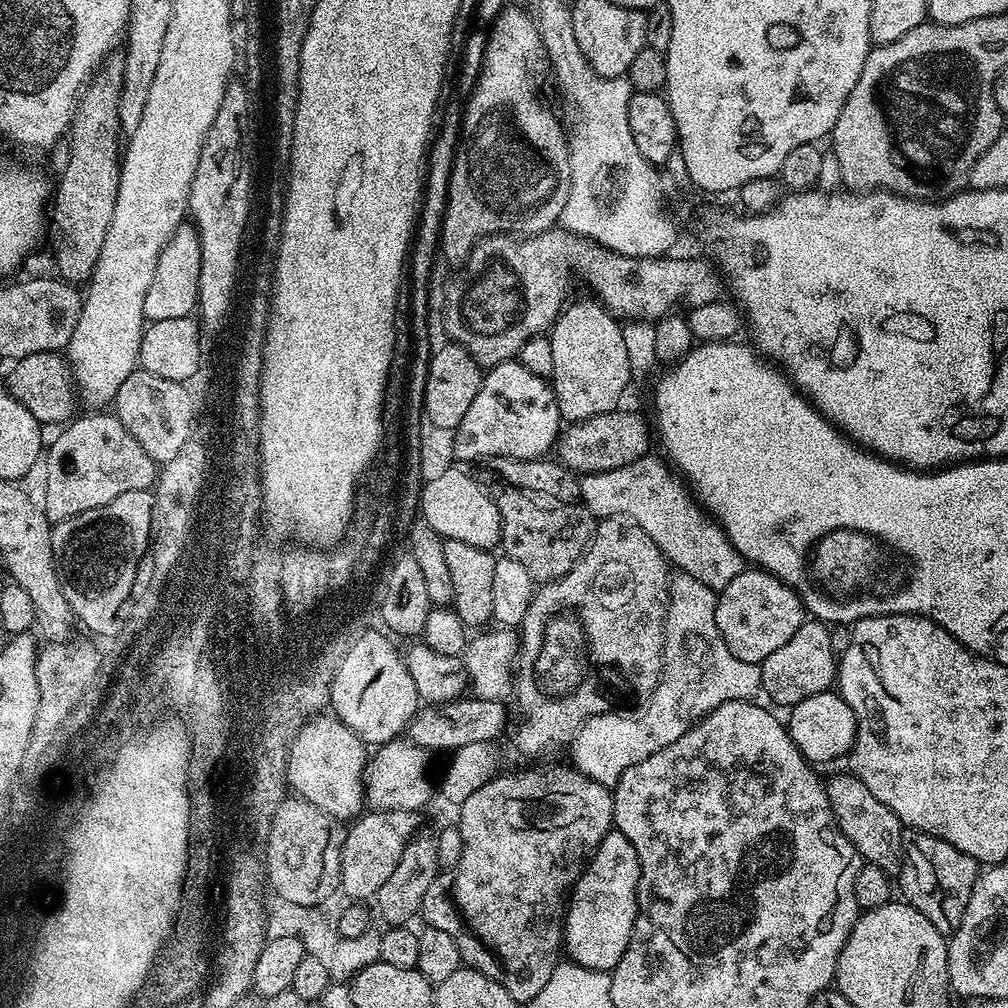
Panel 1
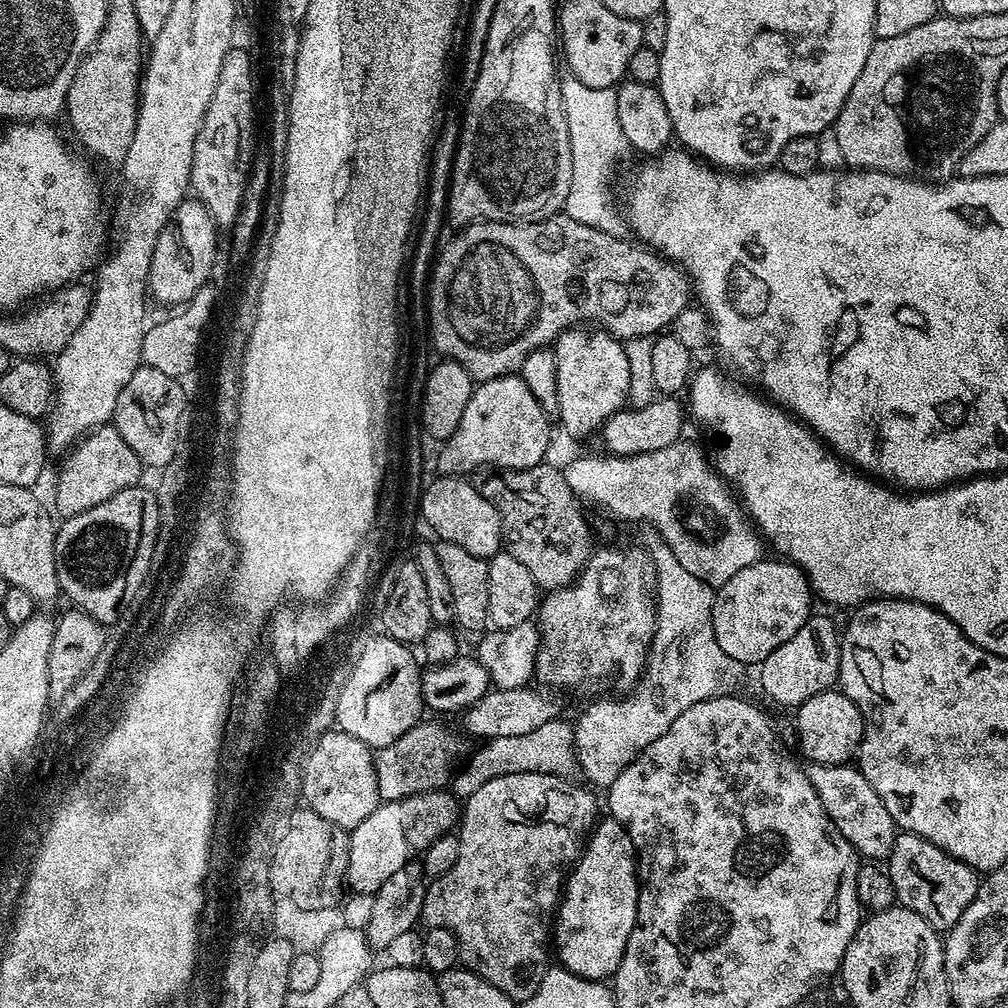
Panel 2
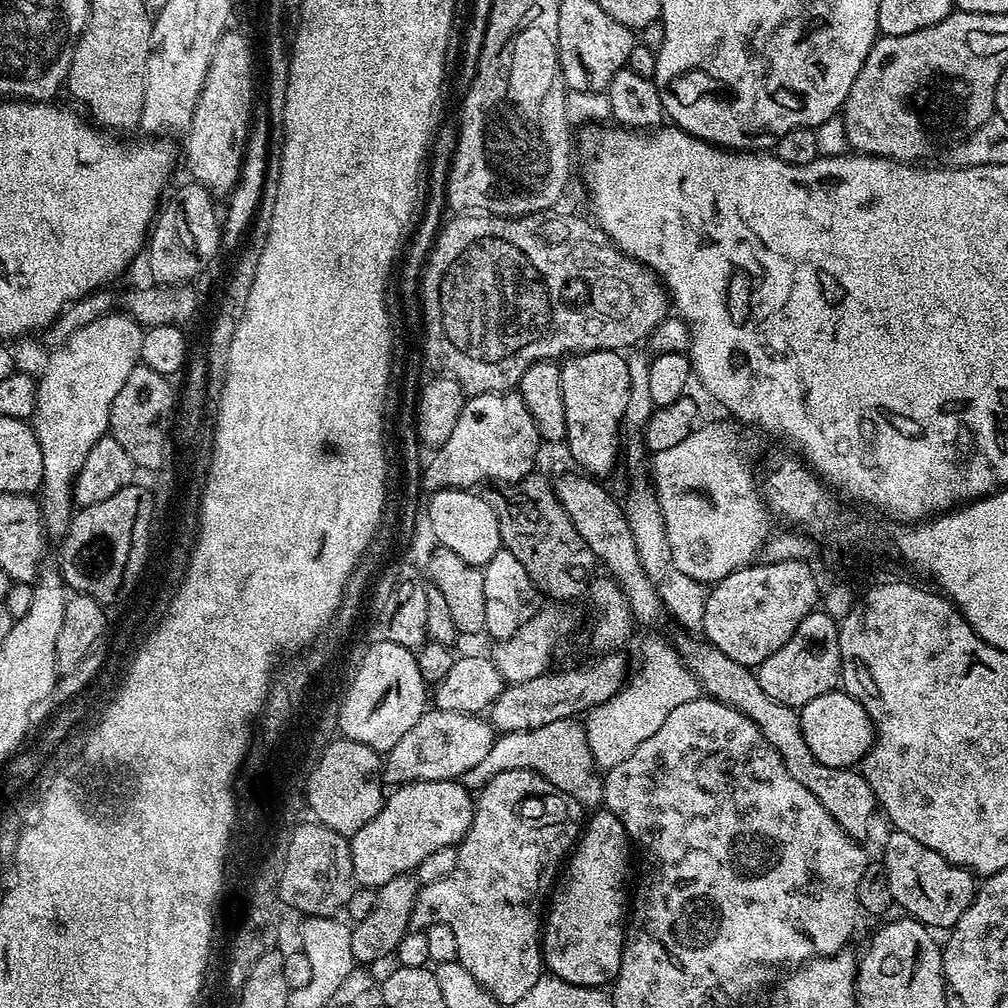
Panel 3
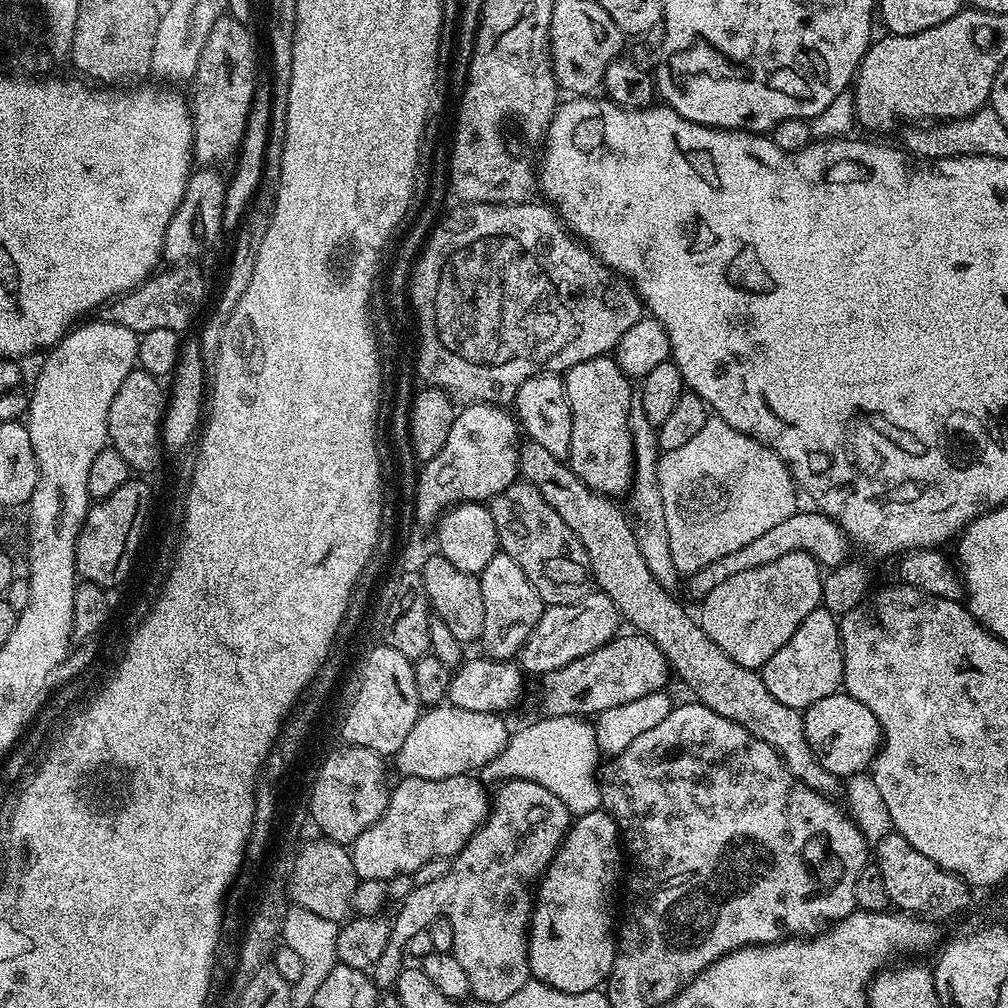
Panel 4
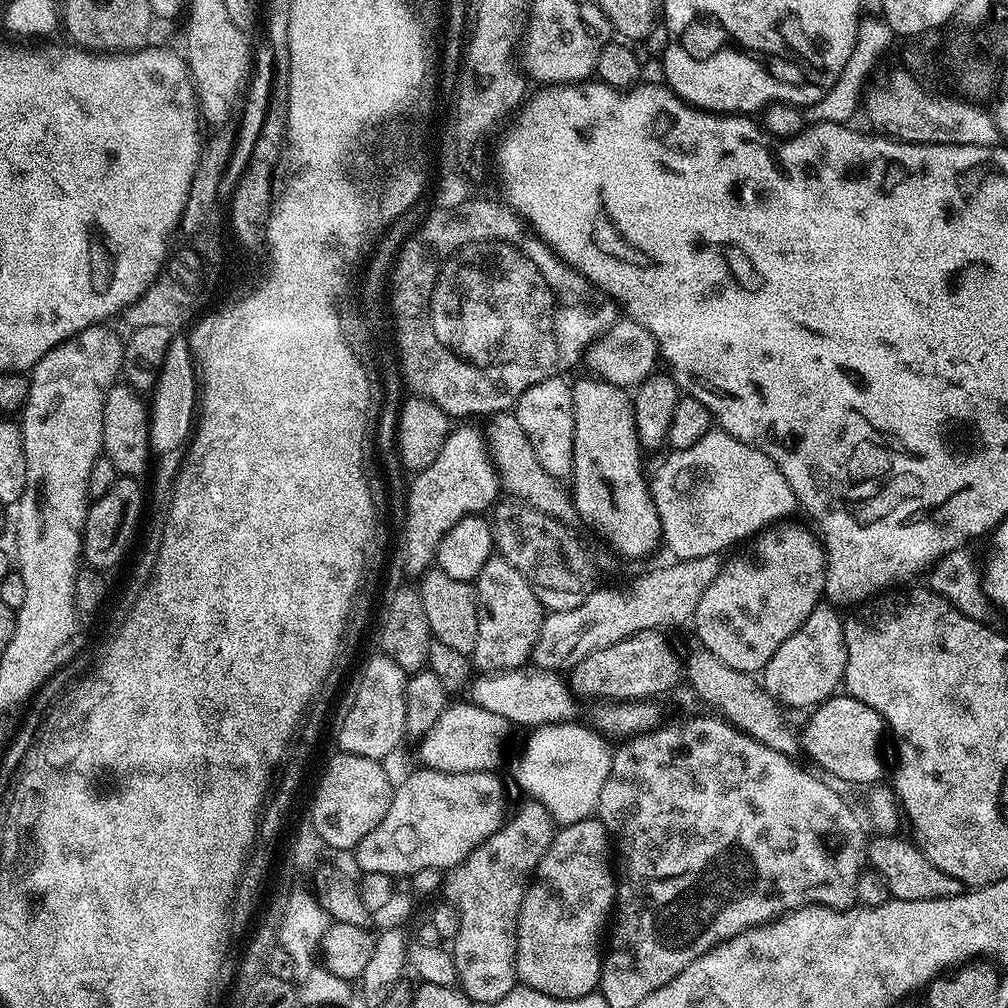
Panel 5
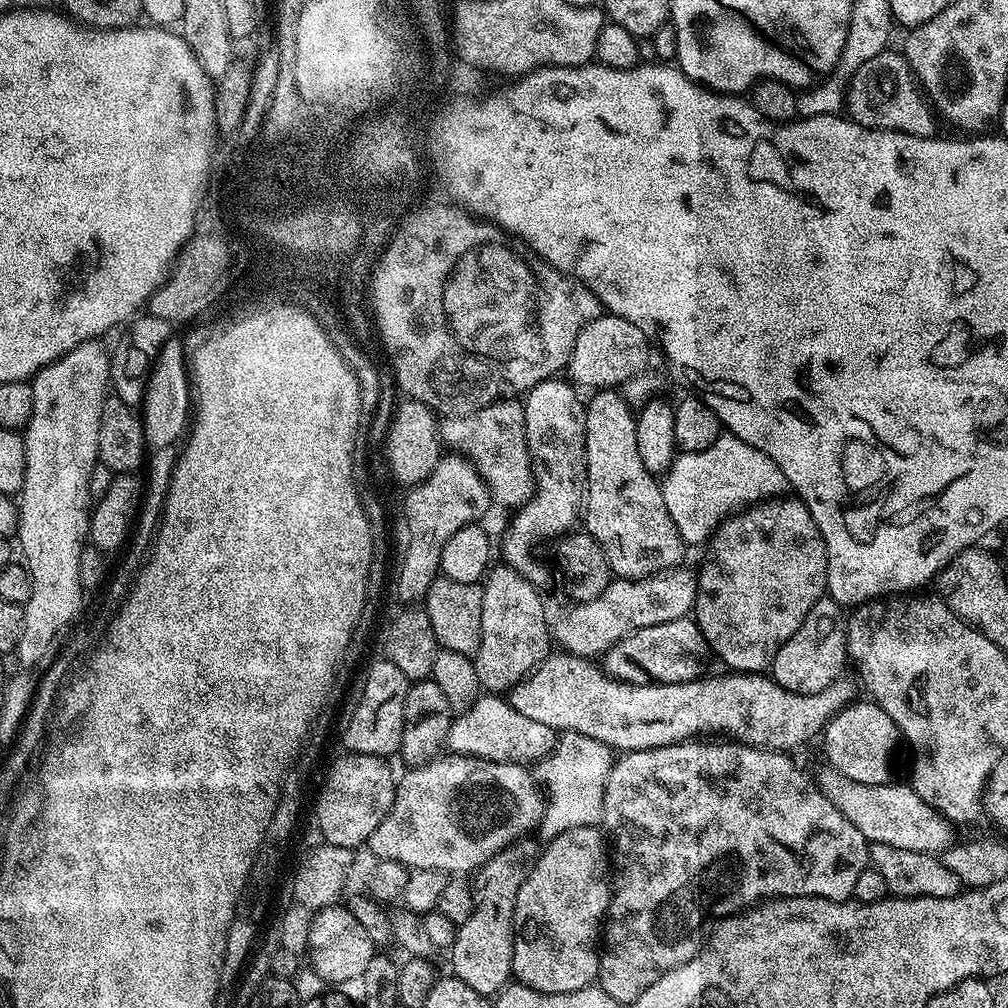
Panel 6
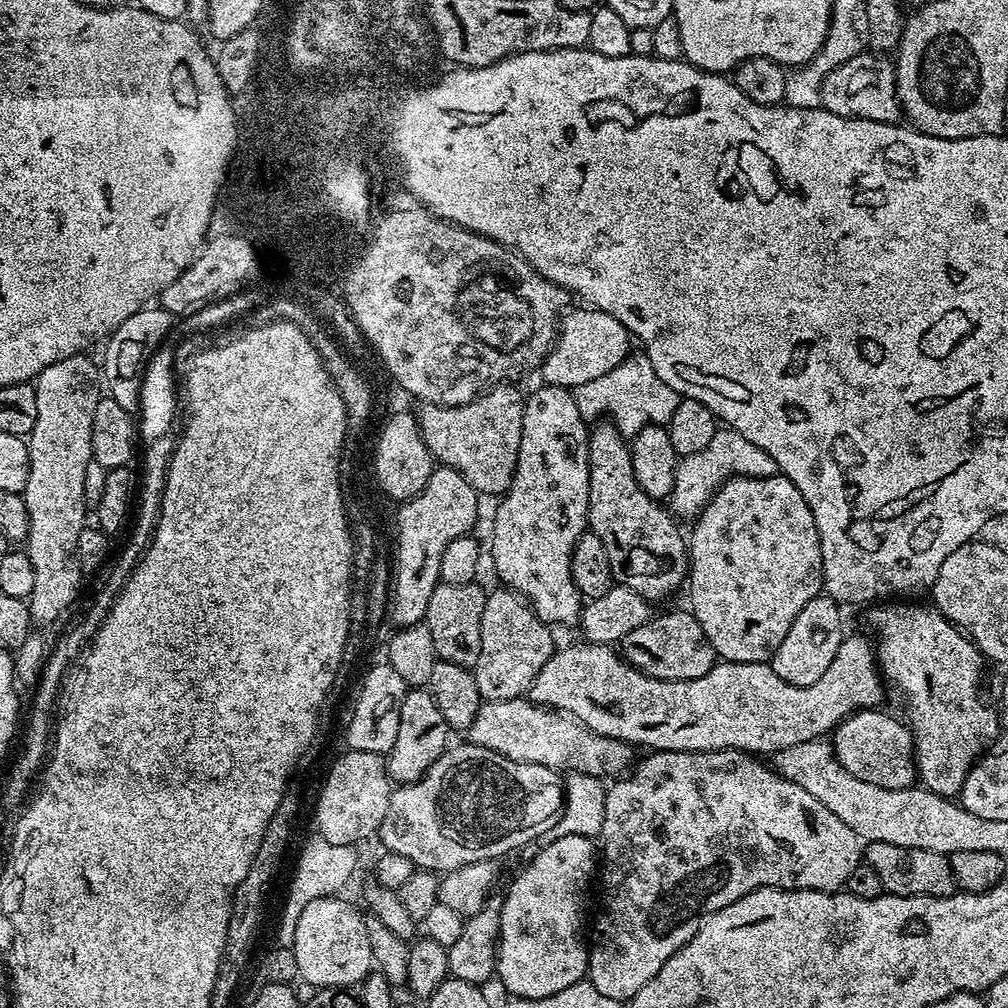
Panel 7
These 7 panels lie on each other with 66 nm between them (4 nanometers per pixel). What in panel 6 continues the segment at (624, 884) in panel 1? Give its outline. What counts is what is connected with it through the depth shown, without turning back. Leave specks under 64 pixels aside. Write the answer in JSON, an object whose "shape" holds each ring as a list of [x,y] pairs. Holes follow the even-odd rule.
{"shape":[[[578,826],[547,841],[518,890],[512,915],[513,977],[546,994],[589,987],[598,974],[598,941],[612,889],[610,852],[599,827]]]}

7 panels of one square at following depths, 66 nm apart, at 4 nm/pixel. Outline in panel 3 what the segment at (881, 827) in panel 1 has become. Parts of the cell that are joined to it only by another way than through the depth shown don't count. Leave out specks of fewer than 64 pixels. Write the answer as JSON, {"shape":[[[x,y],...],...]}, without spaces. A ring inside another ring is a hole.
{"shape":[[[680,634],[674,640],[674,647],[684,659],[685,666],[694,674],[694,678],[700,683],[703,695],[722,702],[750,718],[762,730],[766,742],[778,750],[778,754],[784,759],[786,770],[790,770],[793,778],[802,782],[822,806],[842,826],[844,833],[857,842],[864,842],[868,836],[868,827],[872,824],[872,815],[878,812],[876,795],[870,790],[866,778],[859,771],[852,768],[831,768],[822,766],[814,754],[810,754],[810,746],[806,746],[806,738],[802,734],[799,711],[785,704],[774,702],[766,690],[758,682],[755,671],[738,662],[734,658],[726,658],[722,650],[718,650],[713,644],[695,640],[695,635]]]}

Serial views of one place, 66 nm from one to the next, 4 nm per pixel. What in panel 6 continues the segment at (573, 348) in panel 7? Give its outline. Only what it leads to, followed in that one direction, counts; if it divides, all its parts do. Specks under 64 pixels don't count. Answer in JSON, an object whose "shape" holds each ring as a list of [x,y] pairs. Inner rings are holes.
{"shape":[[[602,314],[597,320],[590,321],[578,334],[570,361],[571,379],[577,385],[585,384],[588,390],[615,389],[647,369],[644,367],[648,364],[648,347],[648,337],[642,334],[642,330],[638,330],[638,326],[634,326],[634,322]]]}

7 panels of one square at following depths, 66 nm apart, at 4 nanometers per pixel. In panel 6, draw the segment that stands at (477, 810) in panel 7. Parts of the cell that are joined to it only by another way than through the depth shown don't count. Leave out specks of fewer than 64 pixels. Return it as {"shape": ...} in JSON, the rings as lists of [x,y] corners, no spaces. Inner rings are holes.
{"shape":[[[440,754],[435,760],[413,767],[404,777],[399,777],[394,802],[378,830],[370,834],[366,848],[373,852],[376,860],[398,862],[409,870],[421,868],[445,874],[472,874],[498,850],[535,833],[544,819],[545,803],[541,785],[525,765]]]}

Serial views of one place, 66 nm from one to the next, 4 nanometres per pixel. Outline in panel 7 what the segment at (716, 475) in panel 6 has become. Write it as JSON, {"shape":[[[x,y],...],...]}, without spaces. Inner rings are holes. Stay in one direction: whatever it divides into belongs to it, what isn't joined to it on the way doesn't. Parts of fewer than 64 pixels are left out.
{"shape":[[[729,428],[717,429],[710,446],[698,454],[683,457],[676,467],[674,490],[670,497],[670,506],[675,515],[689,516],[699,515],[700,510],[708,504],[713,493],[735,476],[770,477],[779,473],[777,463],[770,454],[742,437],[736,431]]]}

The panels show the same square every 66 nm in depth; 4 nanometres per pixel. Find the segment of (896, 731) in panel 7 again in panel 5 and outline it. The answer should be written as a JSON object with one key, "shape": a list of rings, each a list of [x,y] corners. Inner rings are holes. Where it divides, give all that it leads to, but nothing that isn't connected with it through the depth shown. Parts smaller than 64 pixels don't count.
{"shape":[[[837,694],[816,705],[809,716],[804,732],[802,728],[802,748],[818,767],[825,768],[829,777],[837,776],[848,784],[872,786],[879,781],[876,779],[884,772],[880,743],[886,737],[886,725],[879,712],[858,698]]]}

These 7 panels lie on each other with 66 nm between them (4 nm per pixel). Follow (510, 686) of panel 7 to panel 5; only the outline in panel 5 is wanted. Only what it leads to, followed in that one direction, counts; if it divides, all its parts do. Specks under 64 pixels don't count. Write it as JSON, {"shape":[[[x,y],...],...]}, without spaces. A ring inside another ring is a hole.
{"shape":[[[493,555],[491,560],[482,566],[482,570],[474,581],[476,601],[478,602],[478,642],[470,653],[470,659],[481,673],[505,672],[515,668],[523,668],[533,659],[538,642],[538,634],[542,630],[542,622],[546,615],[546,609],[540,603],[540,599],[534,594],[532,583],[518,571],[510,562],[506,562],[503,556]]]}

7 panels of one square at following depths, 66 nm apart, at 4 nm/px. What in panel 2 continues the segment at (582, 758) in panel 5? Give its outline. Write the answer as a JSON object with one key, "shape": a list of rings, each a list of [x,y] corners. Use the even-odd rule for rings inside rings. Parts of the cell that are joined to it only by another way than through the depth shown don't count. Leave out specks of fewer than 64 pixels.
{"shape":[[[557,718],[546,722],[546,726],[538,726],[538,730],[530,730],[530,734],[518,734],[514,738],[494,738],[483,741],[480,749],[468,760],[468,765],[450,780],[450,791],[457,798],[467,798],[478,790],[478,786],[486,786],[490,778],[498,778],[506,774],[519,772],[541,772],[551,776],[571,777],[577,771],[576,746],[574,744],[573,725]]]}

